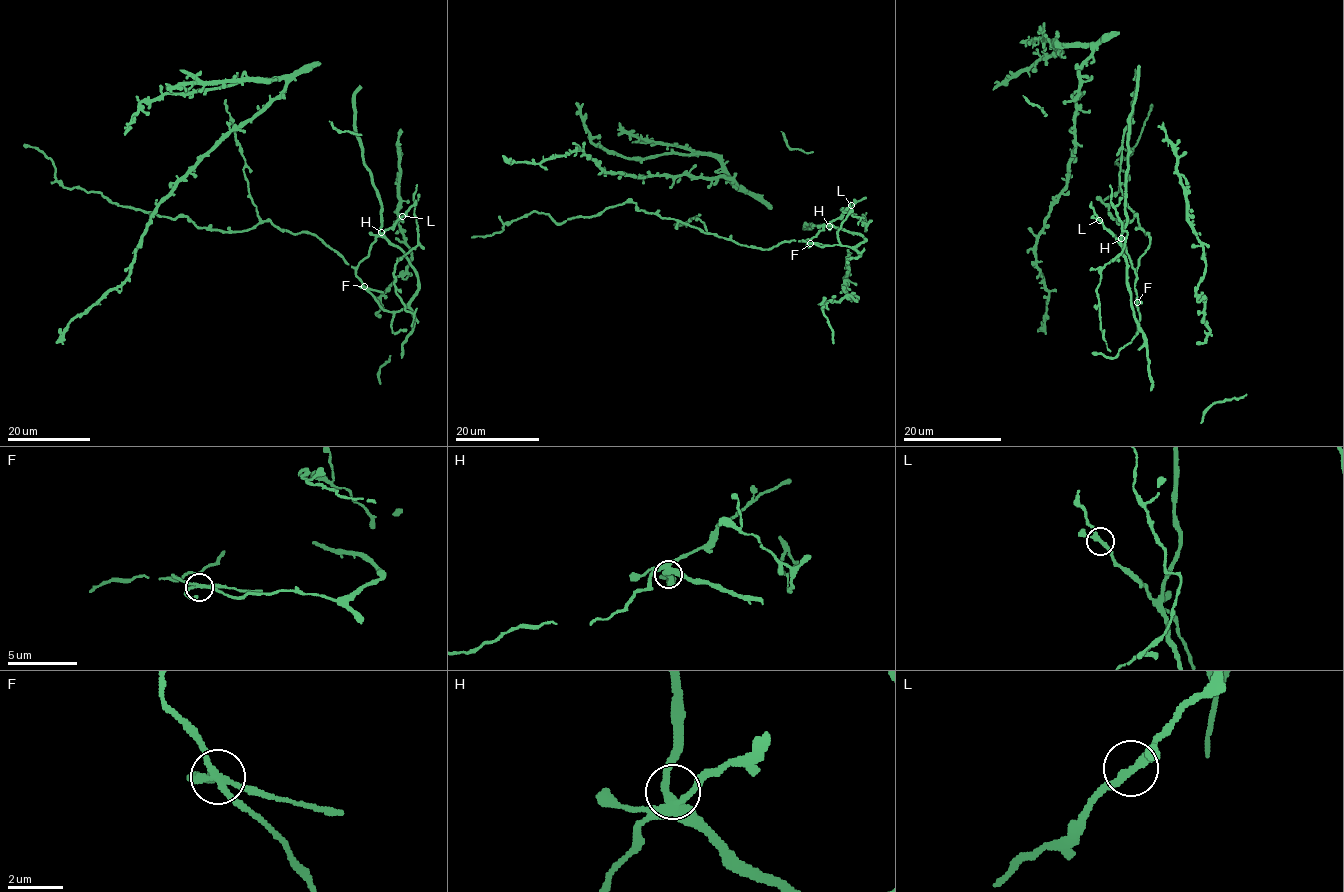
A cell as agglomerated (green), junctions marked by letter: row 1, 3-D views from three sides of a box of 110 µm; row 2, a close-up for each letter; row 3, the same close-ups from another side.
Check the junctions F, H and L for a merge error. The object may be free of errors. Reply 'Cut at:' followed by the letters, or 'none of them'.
Cut at: F

